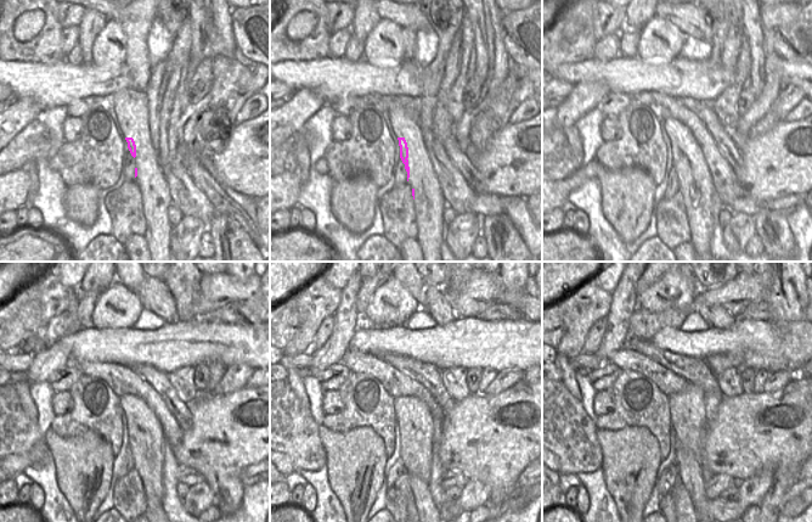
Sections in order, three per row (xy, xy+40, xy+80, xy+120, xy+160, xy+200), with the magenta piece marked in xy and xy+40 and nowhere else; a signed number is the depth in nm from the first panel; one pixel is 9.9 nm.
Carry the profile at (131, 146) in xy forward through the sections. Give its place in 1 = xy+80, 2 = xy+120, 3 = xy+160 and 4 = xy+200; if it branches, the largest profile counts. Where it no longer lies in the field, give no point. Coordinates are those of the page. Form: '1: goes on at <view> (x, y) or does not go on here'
1: goes on at xy+80 (675, 147)
2: goes on at xy+120 (130, 421)
3: goes on at xy+160 (426, 508)
4: goes on at xy+200 (689, 470)

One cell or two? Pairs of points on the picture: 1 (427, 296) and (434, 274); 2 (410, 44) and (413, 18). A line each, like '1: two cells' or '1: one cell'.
1: two cells
2: two cells

